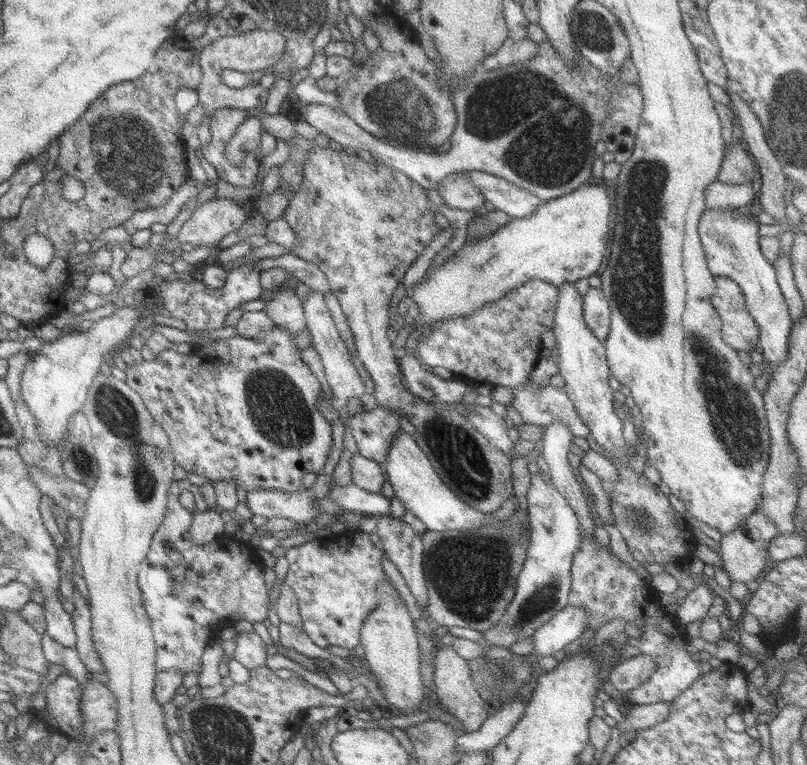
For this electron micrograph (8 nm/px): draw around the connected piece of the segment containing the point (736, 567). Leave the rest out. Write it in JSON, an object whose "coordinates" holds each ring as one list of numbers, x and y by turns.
{"coordinates":[[754,511,746,519,741,520,735,528,719,539,719,560,722,569,733,582,745,584,755,580,763,573,763,566,767,562,767,544,777,536,777,527,769,517]]}

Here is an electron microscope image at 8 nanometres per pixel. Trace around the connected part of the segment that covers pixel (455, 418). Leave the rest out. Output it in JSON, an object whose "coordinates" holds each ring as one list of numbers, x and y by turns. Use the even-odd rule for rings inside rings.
{"coordinates":[[545,40,541,43,537,43,537,53,535,57,531,57,529,62,525,61,519,64,511,64,507,66,500,66,494,69,483,69,481,66,475,69,467,79,459,79,459,85,455,87,453,91,453,98,451,98,452,105,455,111,455,116,457,120,453,128,453,132,450,134,449,139,449,149,445,153,438,153,435,150,423,149,421,147,413,148,413,146,393,146,393,144,387,144,387,142,375,138,372,134,361,130,351,118,347,118,340,110,331,110,327,106,319,106,318,104,301,105,300,108,294,111,294,113,299,114,298,120,301,122,307,122,309,126,313,126,319,134,327,136,329,139,334,140,337,144,340,144,342,148,347,148,357,152,357,149,367,150,369,154,375,159,375,163,364,162,361,157,355,157,349,155,348,153,337,152,329,147,311,147,305,161,303,161,303,179,301,179,301,185,295,193,288,197,287,207,284,208,282,213,282,220,289,226,289,229,293,232,295,236,295,243,290,250,290,255,301,258,311,264,315,264,319,271,324,275,325,281,327,282,327,287,329,291,339,303,342,314,345,317,345,322,351,330,353,343,355,343,355,350,357,351,357,359,361,361,363,368,369,374,373,384,374,390,372,395,375,398,375,402,380,407,387,407,390,411,399,414,401,417,405,417,414,426,414,441,417,446,426,454,429,459,430,465,433,470,437,473,437,476,441,479,441,482,447,486,458,498,459,500,466,502,467,506,478,510,479,512,491,514,494,510,499,508,505,500,510,500,512,497,512,483,510,475,510,457,501,452,499,448,495,448,493,444,487,442,486,438,483,438,471,424,469,419,465,418,461,414,457,414,455,410,446,410,445,407,440,407,439,405,429,404,421,398,417,398,415,394,409,394,409,390,405,390,403,382,401,382,401,376,399,372,399,366,395,362,396,357,399,356,392,348,389,343,389,338,387,337,389,332,387,332,387,324,389,320,389,299,391,299,393,292,397,288,397,283,404,276,407,268,413,264,417,259,417,256,423,251,425,246,429,245,431,240,440,232,440,229,435,225,434,222,434,205,427,199,423,189,427,188,433,190,438,184,439,180,445,178,447,175,455,174,456,172,471,172,473,170,484,172,502,179,507,180,515,184,521,189,531,191,531,194,535,195,540,203,549,201,552,198,557,198,563,196,564,194,569,194,569,192,575,190,581,185,593,181,591,175,591,164,595,158,595,153,593,152,593,147,597,140,599,139,599,130,601,130,601,124,603,119,605,119,605,114,607,114,607,94,611,90,613,84,621,82,623,86,625,84,636,84,637,73,635,67,629,59,625,59,623,66,619,67,619,72,615,75,607,75,599,69,591,66,581,55,577,55,575,59,575,65,567,63,565,59,561,58,561,55,553,49,553,45]]}

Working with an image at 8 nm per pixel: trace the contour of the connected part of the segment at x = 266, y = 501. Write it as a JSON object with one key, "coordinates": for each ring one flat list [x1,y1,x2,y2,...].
{"coordinates":[[303,487,294,492,255,490,247,492,246,499,251,515,267,519,285,518,305,524,319,514,315,508,315,497]]}

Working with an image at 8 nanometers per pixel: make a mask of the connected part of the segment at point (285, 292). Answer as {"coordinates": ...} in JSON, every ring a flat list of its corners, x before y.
{"coordinates":[[285,286,265,297,263,313,275,326,296,336,305,328,302,303,294,295,292,286]]}

